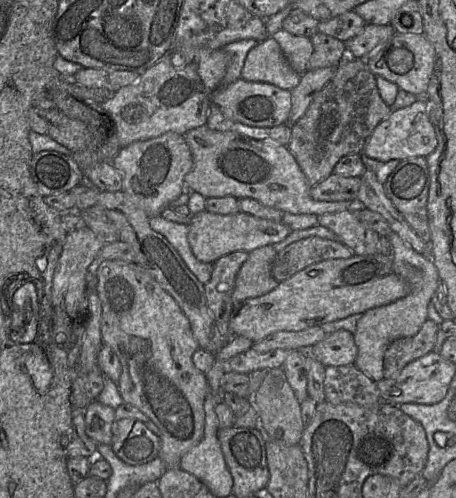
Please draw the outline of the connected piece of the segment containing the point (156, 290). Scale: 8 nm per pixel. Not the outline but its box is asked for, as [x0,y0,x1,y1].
[92,260,209,469]

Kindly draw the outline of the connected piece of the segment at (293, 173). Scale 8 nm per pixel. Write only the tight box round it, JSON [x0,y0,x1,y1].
[184,125,362,216]

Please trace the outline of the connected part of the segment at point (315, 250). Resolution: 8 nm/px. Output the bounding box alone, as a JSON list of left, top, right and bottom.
[272,238,353,283]

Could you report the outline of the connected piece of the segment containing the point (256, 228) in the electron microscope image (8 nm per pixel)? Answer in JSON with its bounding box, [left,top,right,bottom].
[188,210,291,264]

